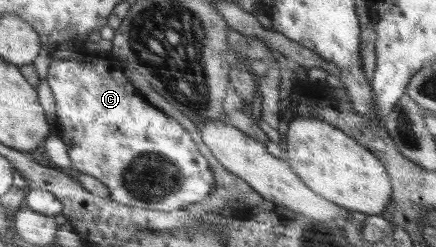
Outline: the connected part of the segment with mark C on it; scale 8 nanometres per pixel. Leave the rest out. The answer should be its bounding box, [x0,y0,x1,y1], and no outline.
[47,55,215,212]

